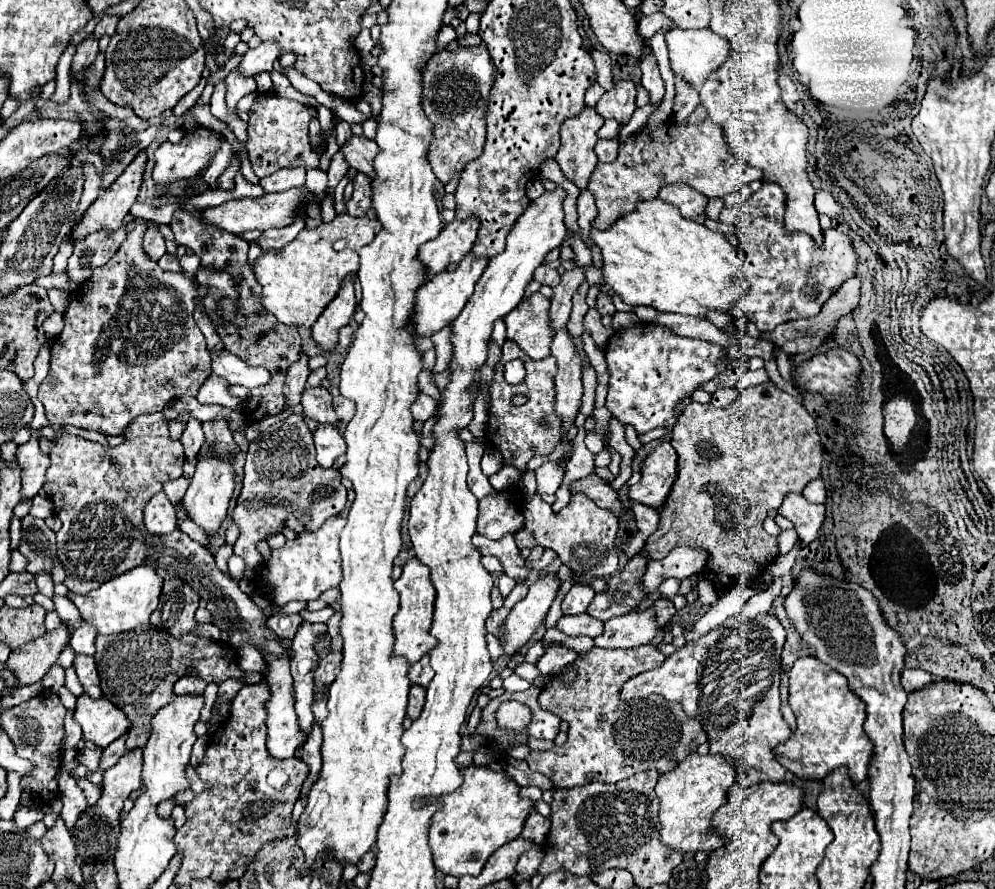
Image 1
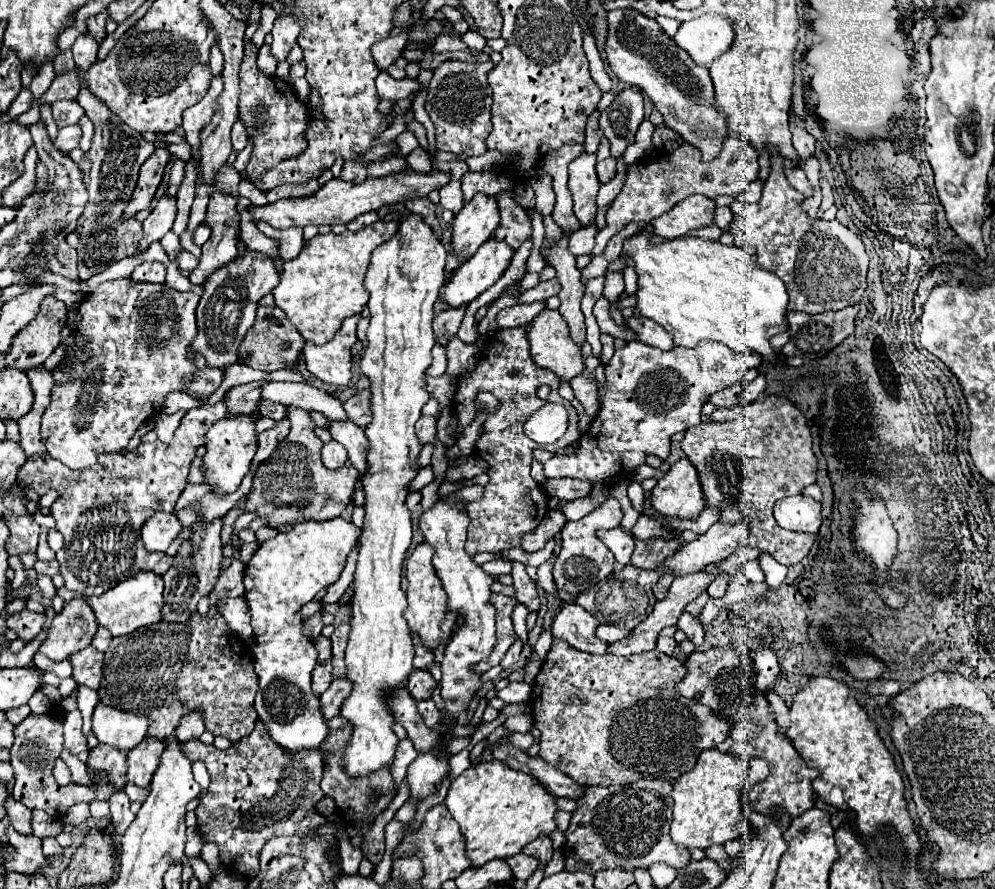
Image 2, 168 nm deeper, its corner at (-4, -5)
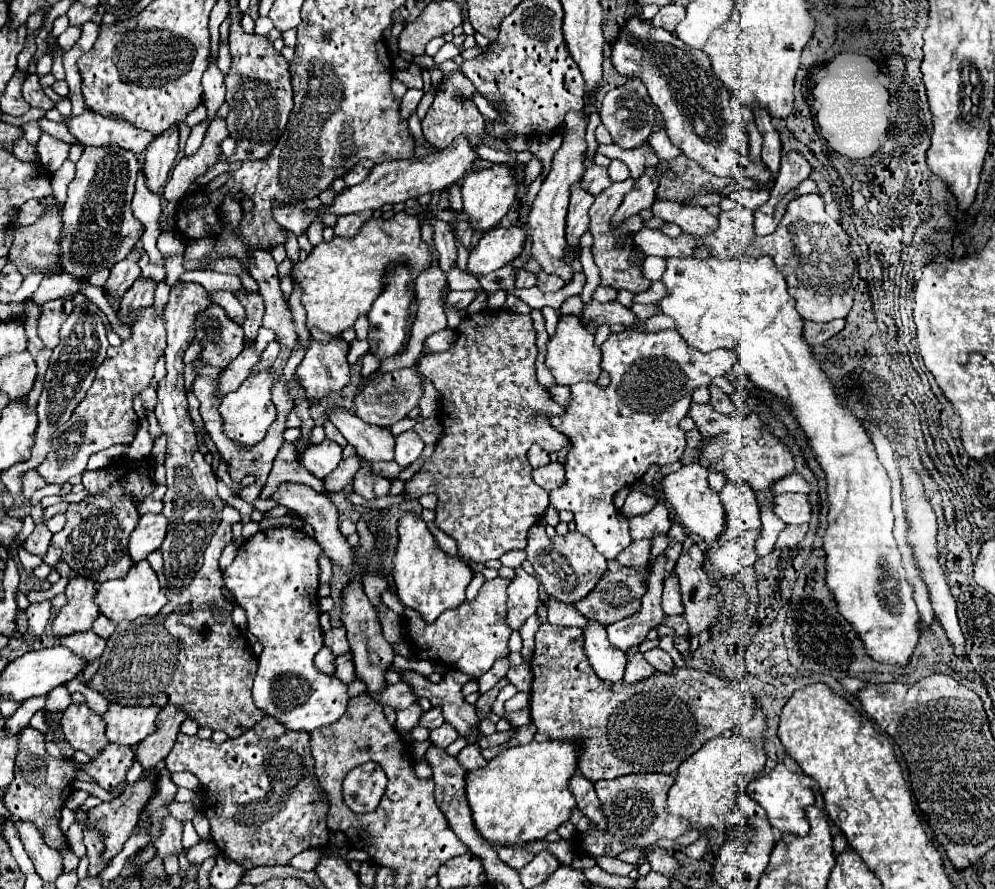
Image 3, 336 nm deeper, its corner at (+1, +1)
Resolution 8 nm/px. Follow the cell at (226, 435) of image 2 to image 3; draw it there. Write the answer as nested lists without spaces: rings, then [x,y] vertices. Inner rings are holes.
[[[265,369],[255,375],[251,375],[241,387],[229,395],[223,397],[223,403],[219,407],[223,415],[223,431],[229,439],[241,443],[241,445],[255,445],[263,441],[267,429],[275,421],[275,403],[271,399],[271,389],[273,389],[273,371]]]

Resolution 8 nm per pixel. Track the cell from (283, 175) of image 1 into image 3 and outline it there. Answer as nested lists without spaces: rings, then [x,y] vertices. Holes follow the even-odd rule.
[[[315,197],[311,201],[303,201],[297,205],[283,205],[273,207],[273,217],[281,227],[291,231],[293,235],[305,235],[309,225],[317,219],[317,209],[321,207],[321,201]]]

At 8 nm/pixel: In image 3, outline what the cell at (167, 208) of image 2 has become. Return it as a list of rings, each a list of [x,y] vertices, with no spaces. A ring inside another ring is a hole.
[[[137,245],[123,261],[119,261],[119,263],[115,263],[111,267],[111,275],[109,275],[109,279],[107,279],[105,287],[103,287],[107,299],[121,301],[121,297],[125,295],[125,291],[129,291],[129,287],[133,285],[133,281],[141,273],[139,265],[137,265],[141,253],[143,253],[143,249]]]

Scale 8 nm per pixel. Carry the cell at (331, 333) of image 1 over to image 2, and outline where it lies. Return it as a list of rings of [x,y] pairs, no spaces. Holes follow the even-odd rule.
[[[360,315],[348,317],[342,321],[334,339],[324,345],[306,343],[304,345],[304,359],[308,371],[318,379],[332,383],[332,385],[348,385],[350,381],[350,347],[356,343],[356,323]]]

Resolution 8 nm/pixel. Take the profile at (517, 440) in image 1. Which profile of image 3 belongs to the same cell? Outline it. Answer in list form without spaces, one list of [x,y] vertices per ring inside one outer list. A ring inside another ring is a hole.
[[[487,309],[477,315],[465,315],[455,331],[457,341],[447,351],[419,359],[419,371],[433,381],[441,395],[439,419],[443,435],[421,471],[405,483],[403,493],[407,499],[419,499],[425,493],[437,495],[437,527],[457,541],[461,557],[485,563],[499,559],[511,549],[525,549],[529,527],[543,517],[549,505],[549,493],[533,483],[527,451],[531,445],[539,445],[543,451],[559,451],[567,445],[567,437],[549,425],[549,417],[561,415],[565,409],[537,381],[537,345],[531,315]]]

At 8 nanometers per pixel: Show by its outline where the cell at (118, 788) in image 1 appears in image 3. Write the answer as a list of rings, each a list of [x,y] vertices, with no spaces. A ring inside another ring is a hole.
[[[167,705],[161,709],[161,715],[157,719],[157,731],[137,745],[137,759],[145,771],[159,767],[165,761],[185,719],[187,715],[181,713],[179,707]]]

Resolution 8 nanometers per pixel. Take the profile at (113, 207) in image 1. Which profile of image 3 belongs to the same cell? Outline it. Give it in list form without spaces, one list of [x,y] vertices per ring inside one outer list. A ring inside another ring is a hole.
[[[177,125],[169,127],[161,135],[153,139],[149,149],[145,151],[145,163],[143,173],[147,177],[147,185],[153,193],[161,189],[161,185],[167,181],[169,171],[173,169],[175,157],[179,151],[179,129]]]

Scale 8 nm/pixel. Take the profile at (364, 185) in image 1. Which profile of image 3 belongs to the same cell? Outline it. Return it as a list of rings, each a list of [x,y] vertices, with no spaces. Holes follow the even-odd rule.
[[[359,211],[353,215],[343,215],[339,217],[337,225],[335,225],[335,237],[353,237],[359,227],[363,227],[363,223],[373,215],[373,211]]]

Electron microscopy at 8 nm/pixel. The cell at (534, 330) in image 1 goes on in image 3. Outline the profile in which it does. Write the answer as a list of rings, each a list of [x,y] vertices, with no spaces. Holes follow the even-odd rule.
[[[561,315],[555,337],[547,343],[547,369],[559,385],[575,385],[581,381],[597,381],[601,375],[601,349],[593,343],[593,335],[577,321],[575,315]]]

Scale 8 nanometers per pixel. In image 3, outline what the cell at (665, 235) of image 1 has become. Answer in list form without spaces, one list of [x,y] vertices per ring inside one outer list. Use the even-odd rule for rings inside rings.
[[[733,257],[731,261],[707,259],[667,259],[667,271],[663,283],[669,295],[659,301],[661,313],[671,315],[677,323],[679,335],[695,349],[709,353],[713,349],[731,349],[737,353],[739,361],[731,369],[735,377],[749,379],[755,387],[771,393],[777,399],[785,399],[793,419],[807,437],[809,447],[815,453],[827,481],[827,529],[823,535],[825,551],[825,585],[837,601],[837,611],[843,615],[853,631],[863,641],[865,653],[887,665],[909,665],[911,655],[919,643],[919,611],[913,601],[913,585],[905,579],[905,569],[901,563],[901,551],[893,539],[893,511],[891,511],[891,479],[885,467],[877,459],[875,445],[867,431],[863,429],[859,417],[855,417],[835,395],[831,379],[821,369],[819,357],[813,353],[811,345],[803,339],[803,319],[795,309],[795,299],[787,293],[787,281],[783,273],[775,267],[771,257]]]

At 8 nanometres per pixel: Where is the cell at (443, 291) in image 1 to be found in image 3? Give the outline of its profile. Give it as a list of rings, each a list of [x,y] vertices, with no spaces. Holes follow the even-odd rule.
[[[509,225],[489,229],[469,255],[469,273],[491,273],[517,259],[525,245],[525,229]]]

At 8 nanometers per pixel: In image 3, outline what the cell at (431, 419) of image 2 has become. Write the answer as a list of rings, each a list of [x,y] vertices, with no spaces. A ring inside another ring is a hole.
[[[411,429],[401,433],[397,439],[397,447],[395,447],[395,461],[399,467],[407,467],[411,465],[423,451],[425,443],[421,441],[421,437]]]

